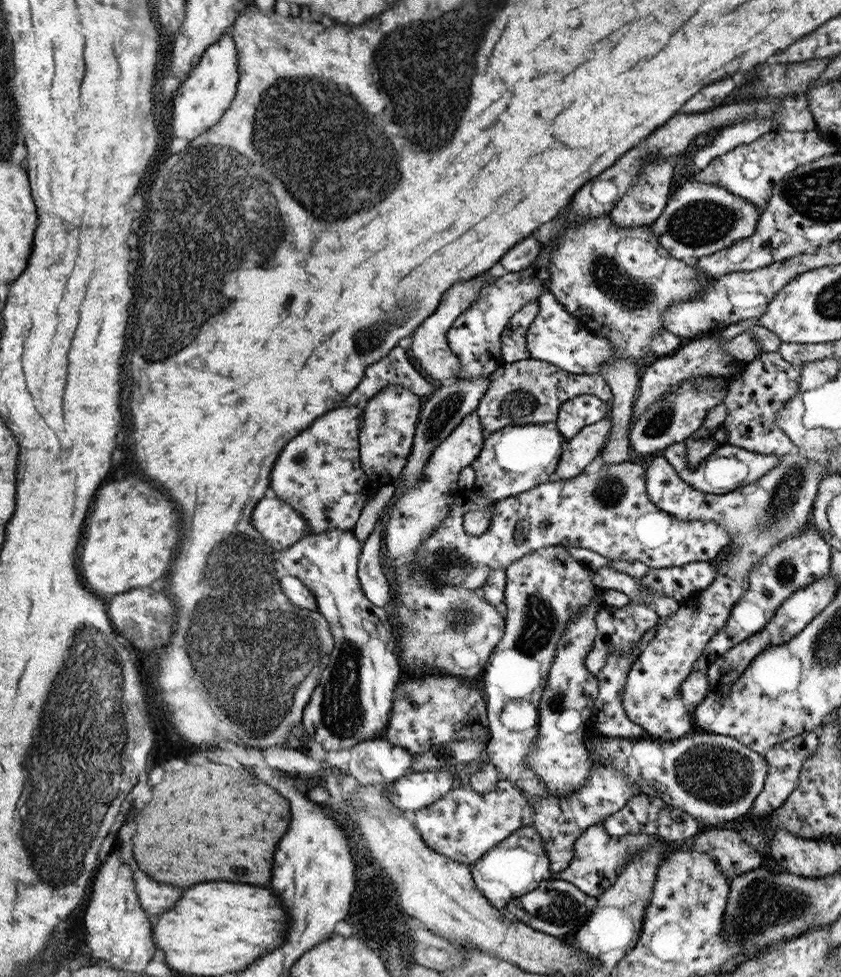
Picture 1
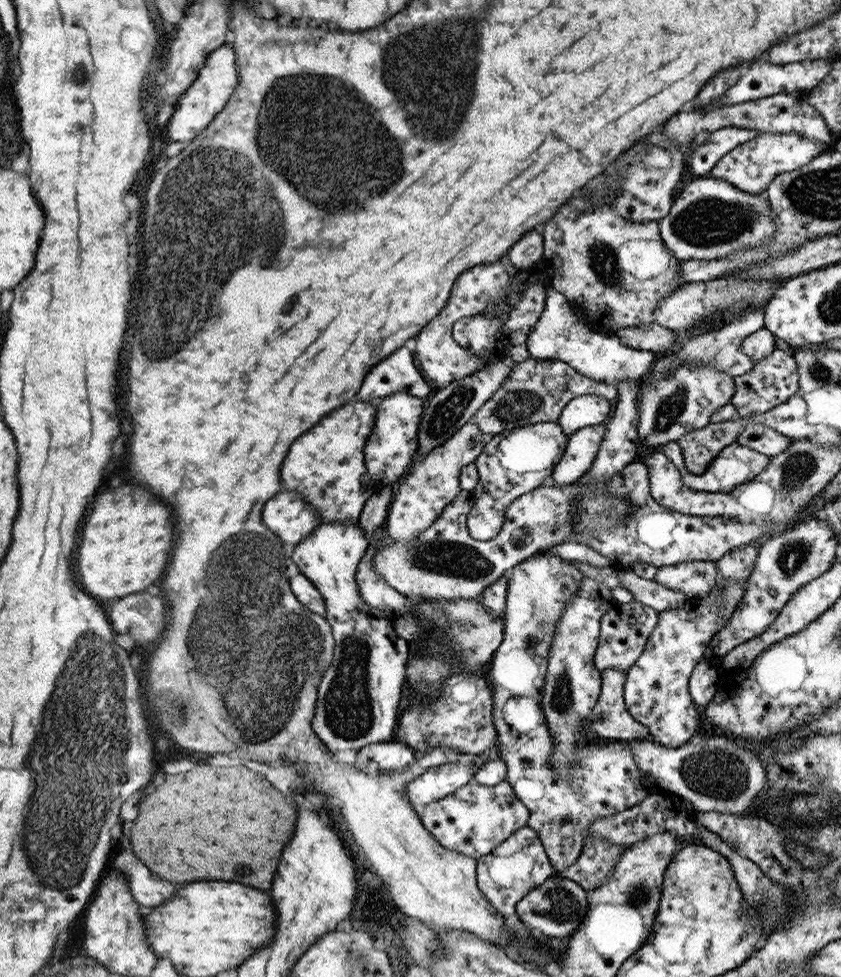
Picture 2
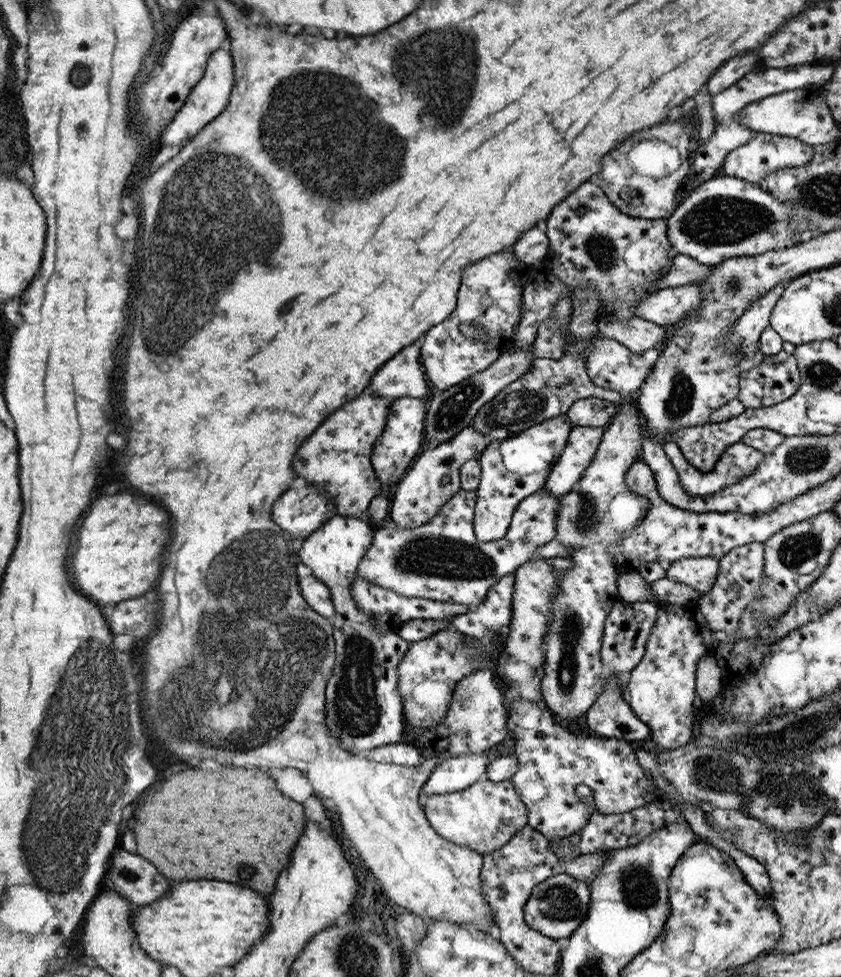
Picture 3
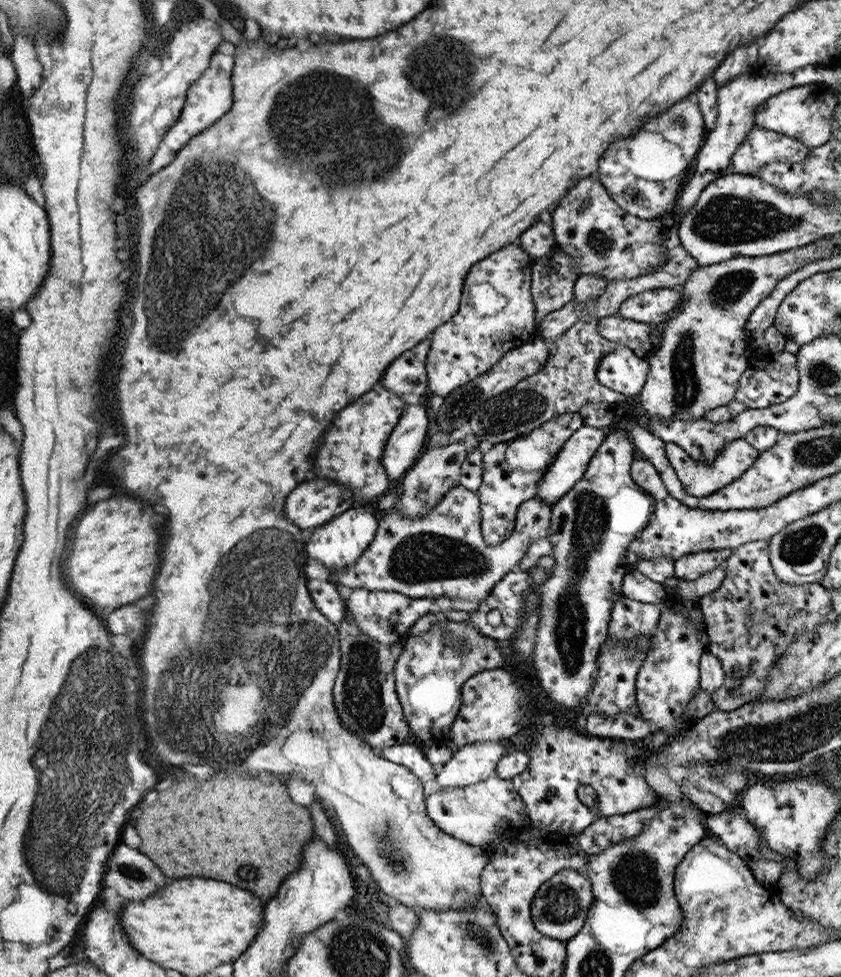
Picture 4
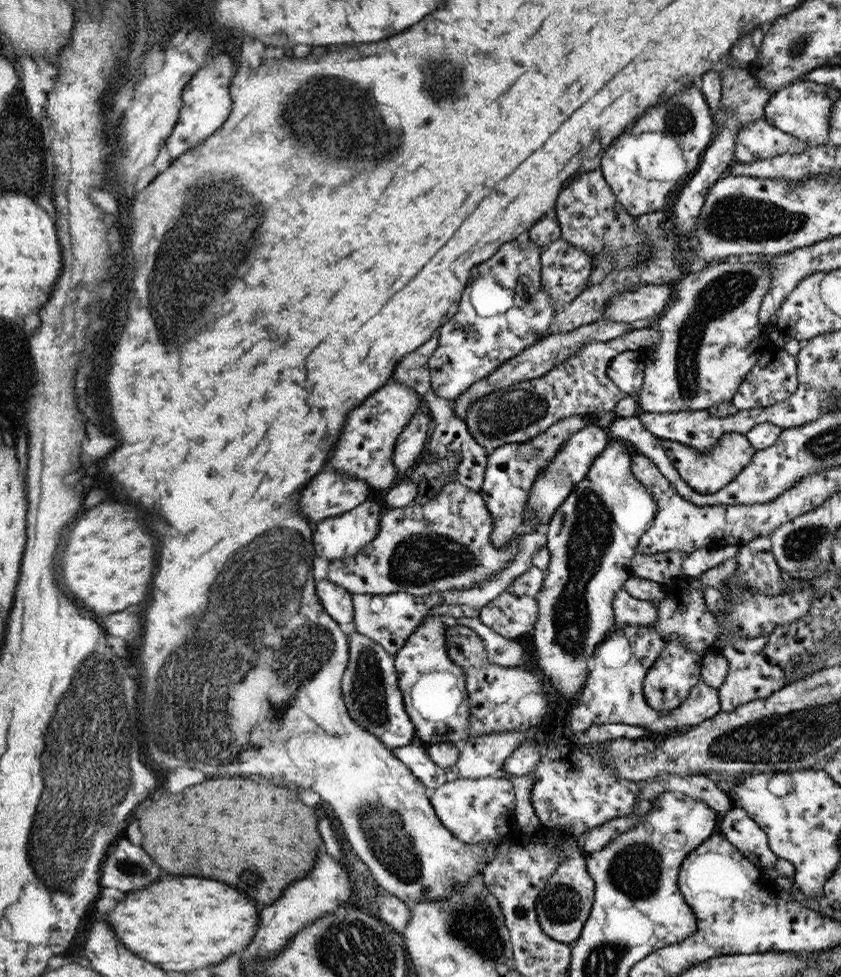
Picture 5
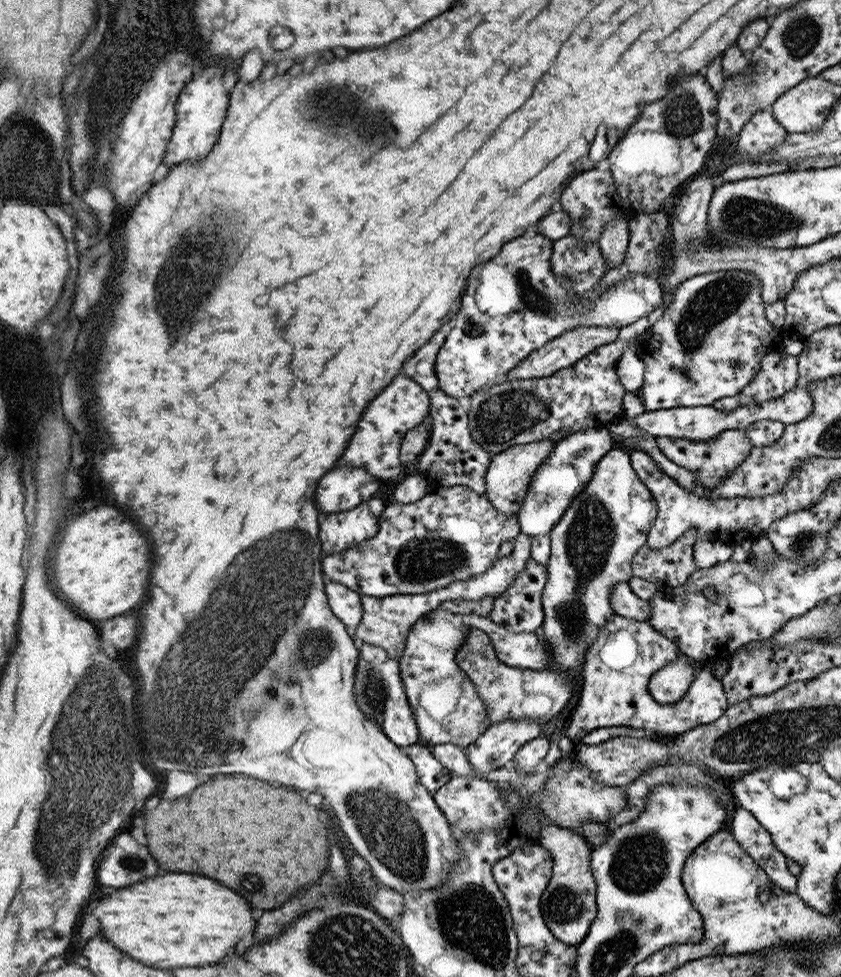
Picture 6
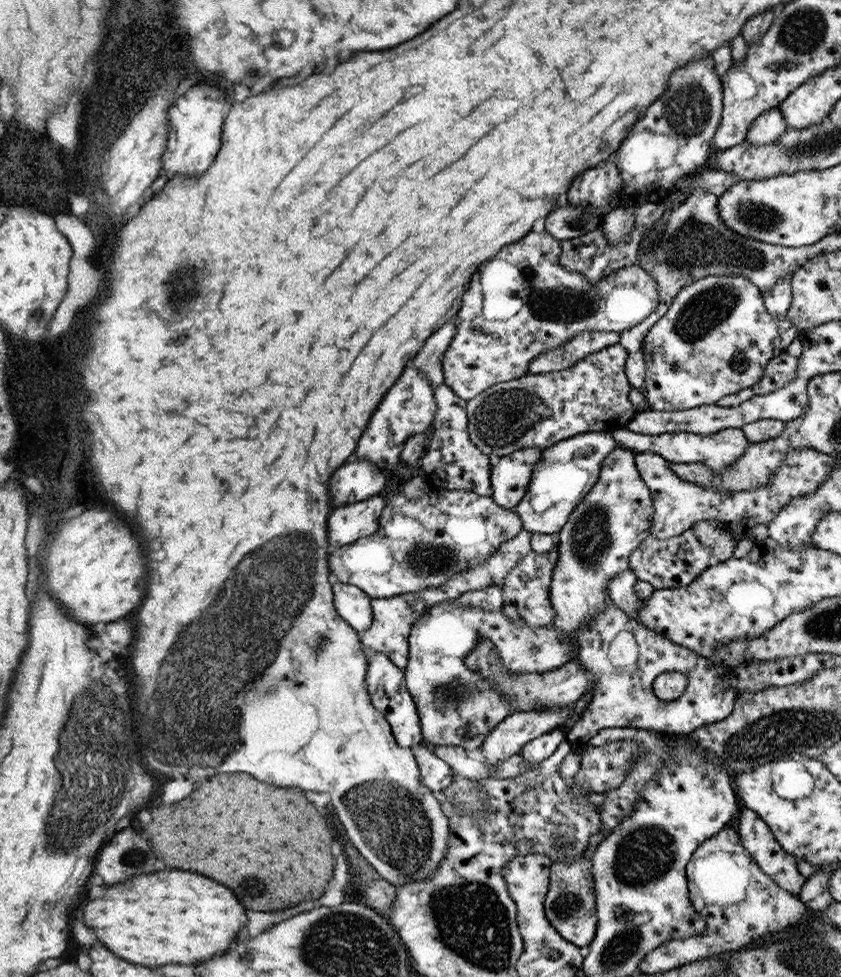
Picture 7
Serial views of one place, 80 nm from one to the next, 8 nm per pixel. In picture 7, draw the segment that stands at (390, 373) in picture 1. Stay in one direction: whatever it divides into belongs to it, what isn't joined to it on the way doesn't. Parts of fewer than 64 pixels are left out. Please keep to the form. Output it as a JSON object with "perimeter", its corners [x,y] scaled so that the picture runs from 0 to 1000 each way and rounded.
{"perimeter":[[[536,327],[524,334],[518,341],[509,346],[504,356],[488,371],[502,382],[509,384],[510,391],[514,392],[516,398],[530,391],[527,368],[530,360],[535,357],[539,346],[542,345],[543,334],[545,330],[541,327]]]}

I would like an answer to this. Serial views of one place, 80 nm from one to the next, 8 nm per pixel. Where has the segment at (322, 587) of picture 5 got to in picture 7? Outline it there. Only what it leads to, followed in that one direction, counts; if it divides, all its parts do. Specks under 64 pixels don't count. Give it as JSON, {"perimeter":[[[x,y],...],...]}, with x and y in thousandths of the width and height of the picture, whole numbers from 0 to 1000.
{"perimeter":[[[400,594],[396,607],[398,608],[397,619],[400,619],[400,623],[426,649],[442,641],[442,612],[432,604],[428,604],[424,600]]]}

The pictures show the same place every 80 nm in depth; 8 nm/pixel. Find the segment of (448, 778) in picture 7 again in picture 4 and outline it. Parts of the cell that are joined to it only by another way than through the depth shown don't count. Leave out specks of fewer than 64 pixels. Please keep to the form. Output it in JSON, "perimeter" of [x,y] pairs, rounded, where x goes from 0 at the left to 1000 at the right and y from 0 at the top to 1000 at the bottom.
{"perimeter":[[[480,760],[453,767],[451,772],[464,780],[484,784],[504,801],[507,813],[510,814],[522,808],[517,797],[521,786],[507,776],[507,769],[503,767]]]}

